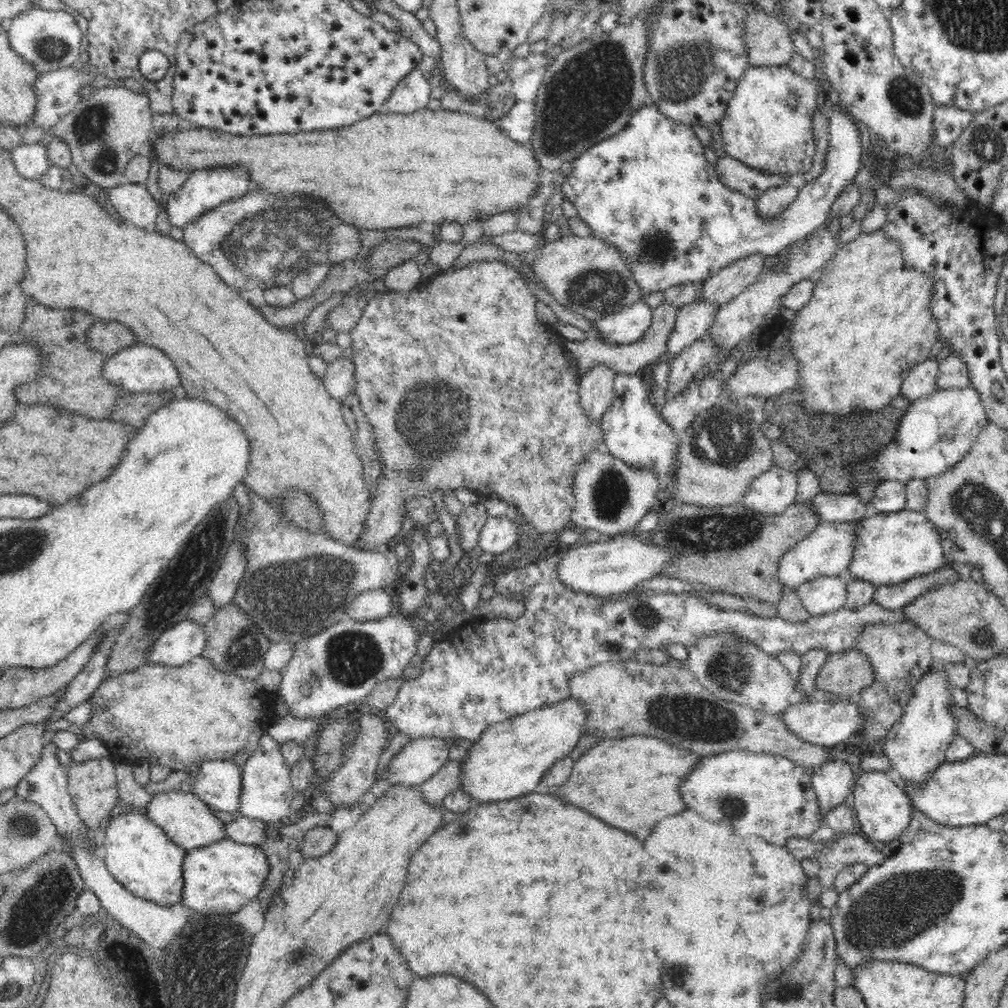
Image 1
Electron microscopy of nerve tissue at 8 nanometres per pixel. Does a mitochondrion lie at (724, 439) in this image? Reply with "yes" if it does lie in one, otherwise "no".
yes

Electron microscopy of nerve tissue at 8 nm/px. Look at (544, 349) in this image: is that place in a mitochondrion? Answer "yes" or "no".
no

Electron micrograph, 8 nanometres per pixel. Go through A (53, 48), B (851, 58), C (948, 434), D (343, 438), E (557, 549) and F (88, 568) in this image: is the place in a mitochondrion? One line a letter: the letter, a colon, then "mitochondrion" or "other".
A: mitochondrion
B: other
C: mitochondrion
D: other
E: other
F: other

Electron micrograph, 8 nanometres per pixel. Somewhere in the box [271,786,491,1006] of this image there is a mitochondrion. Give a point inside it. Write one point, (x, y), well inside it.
(299, 957)

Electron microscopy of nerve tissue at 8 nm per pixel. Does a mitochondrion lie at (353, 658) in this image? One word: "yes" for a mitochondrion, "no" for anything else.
yes

